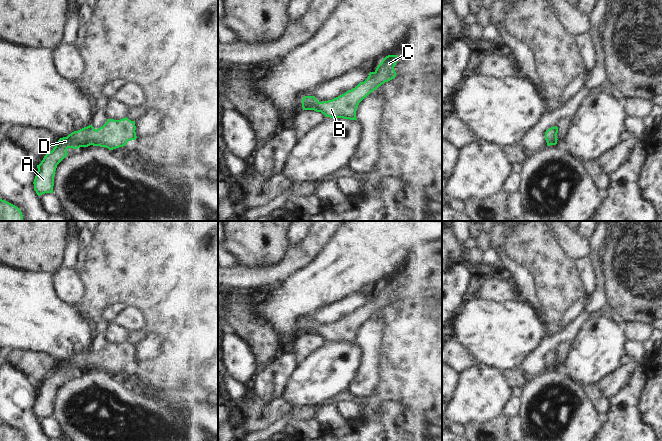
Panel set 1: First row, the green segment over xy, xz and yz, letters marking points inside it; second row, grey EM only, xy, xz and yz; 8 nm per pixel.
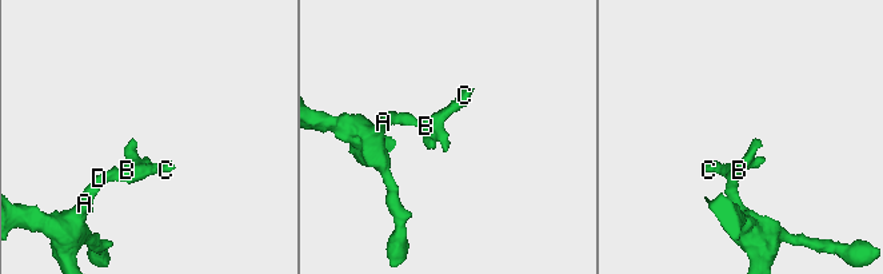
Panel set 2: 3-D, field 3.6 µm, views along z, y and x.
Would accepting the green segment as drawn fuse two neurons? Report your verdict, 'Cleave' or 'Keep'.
Keep.

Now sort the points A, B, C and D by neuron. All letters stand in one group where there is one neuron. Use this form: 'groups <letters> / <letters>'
groups A B C D

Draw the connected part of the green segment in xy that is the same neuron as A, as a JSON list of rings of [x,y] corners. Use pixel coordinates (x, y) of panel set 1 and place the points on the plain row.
[[[127,341],[120,344],[107,343],[97,354],[89,349],[60,362],[53,374],[37,389],[38,395],[33,406],[37,419],[53,417],[55,395],[57,389],[68,379],[68,372],[78,373],[93,369],[113,374],[125,370],[128,365],[136,364],[135,354],[135,345]]]

